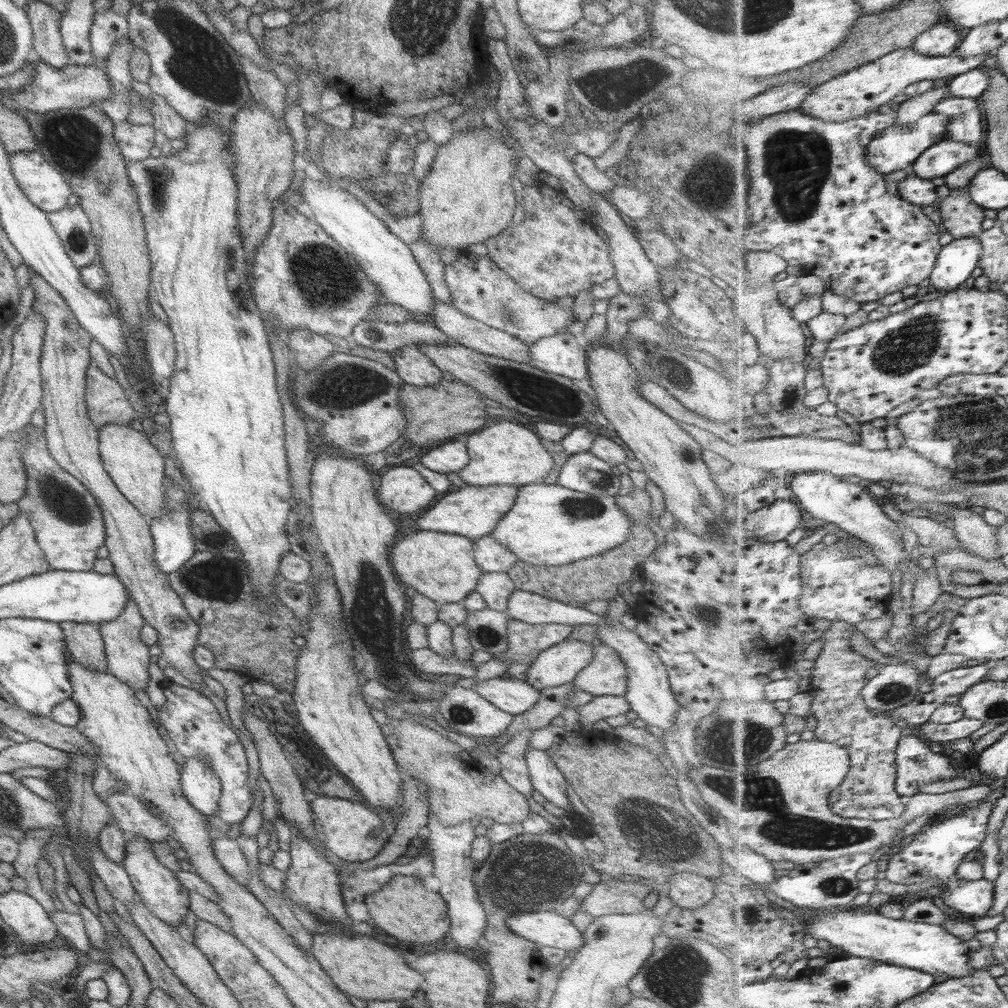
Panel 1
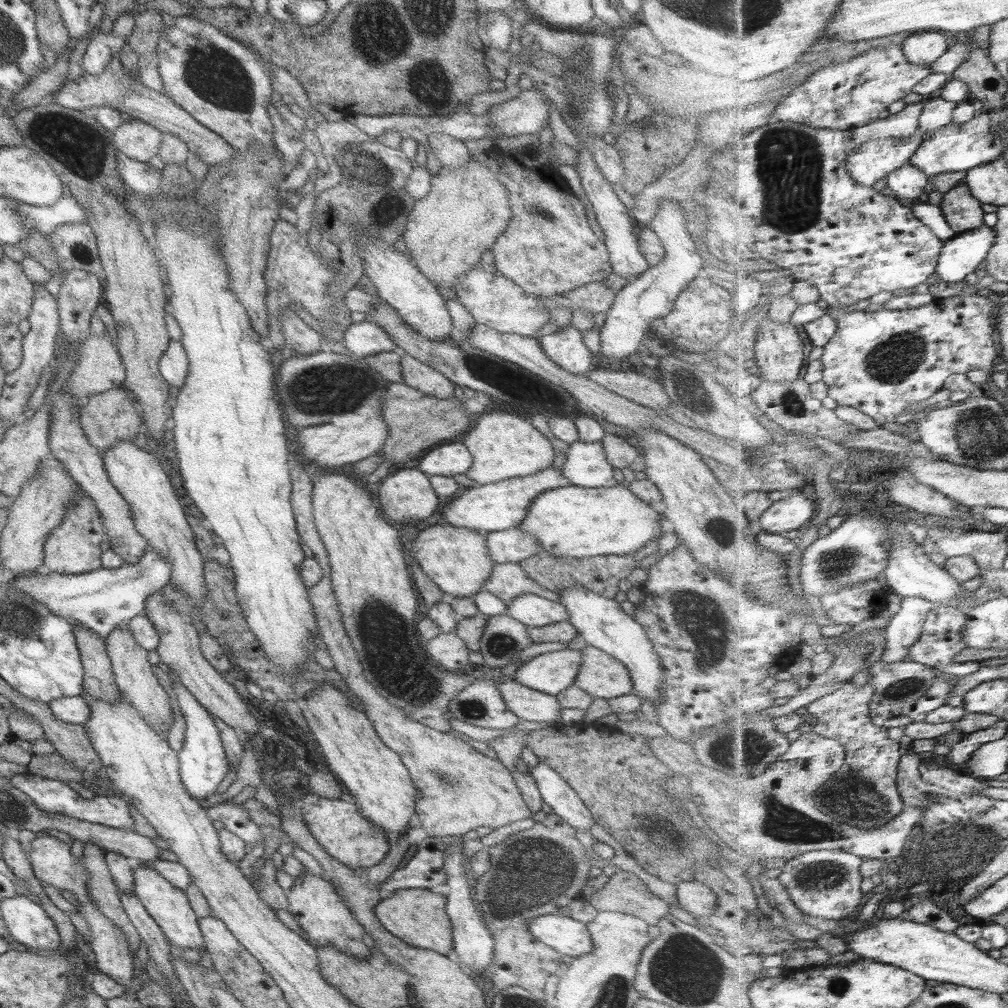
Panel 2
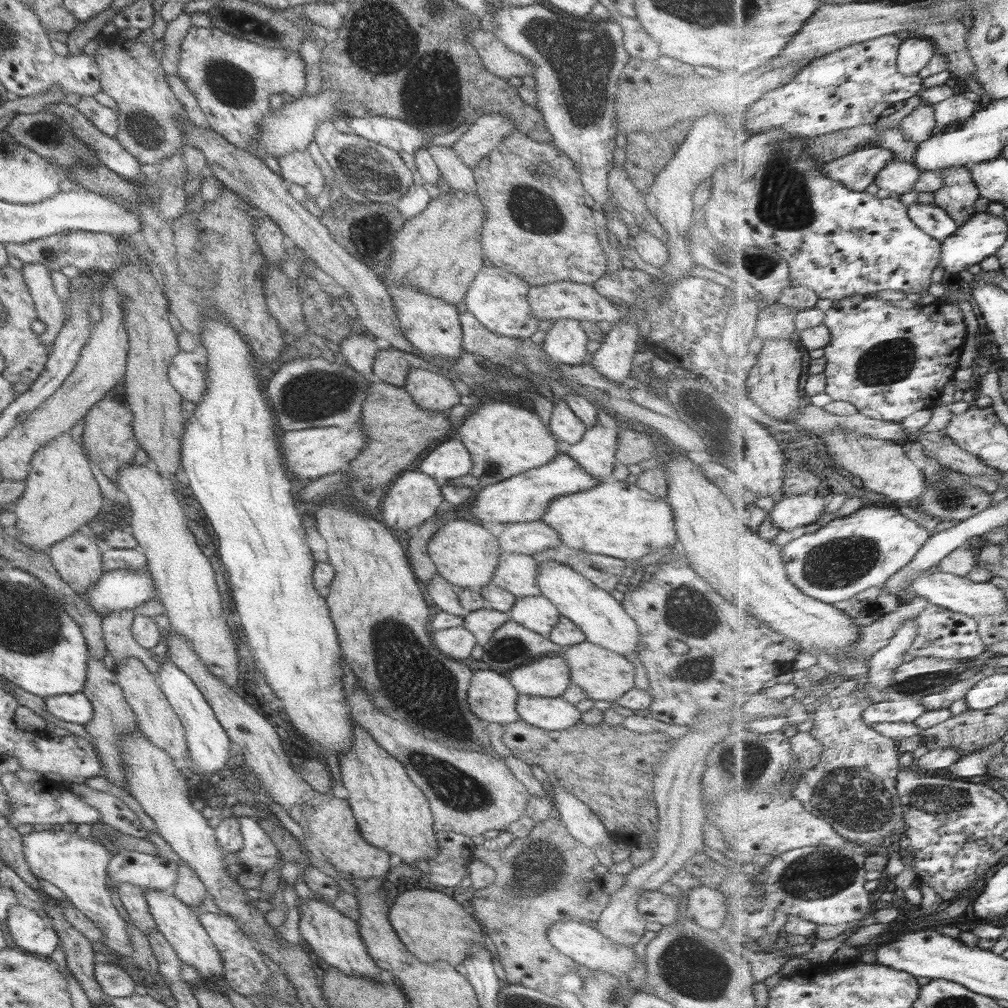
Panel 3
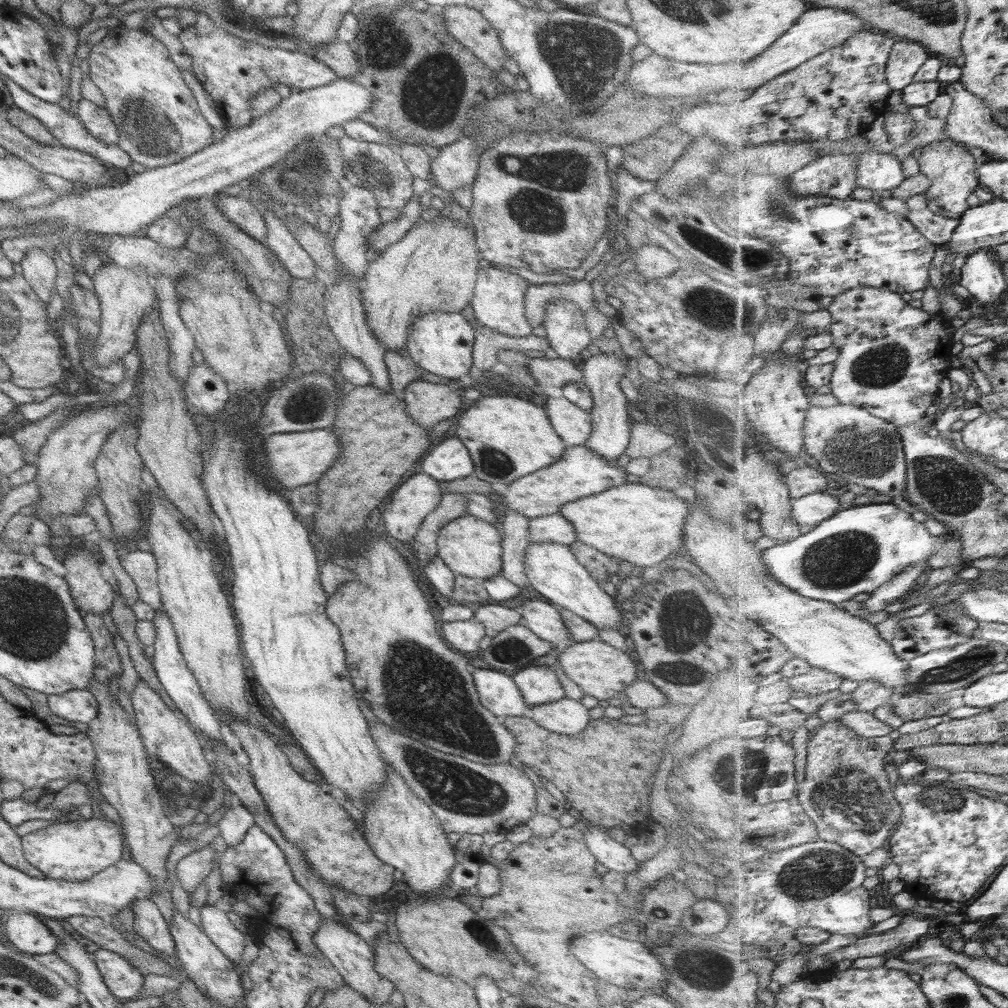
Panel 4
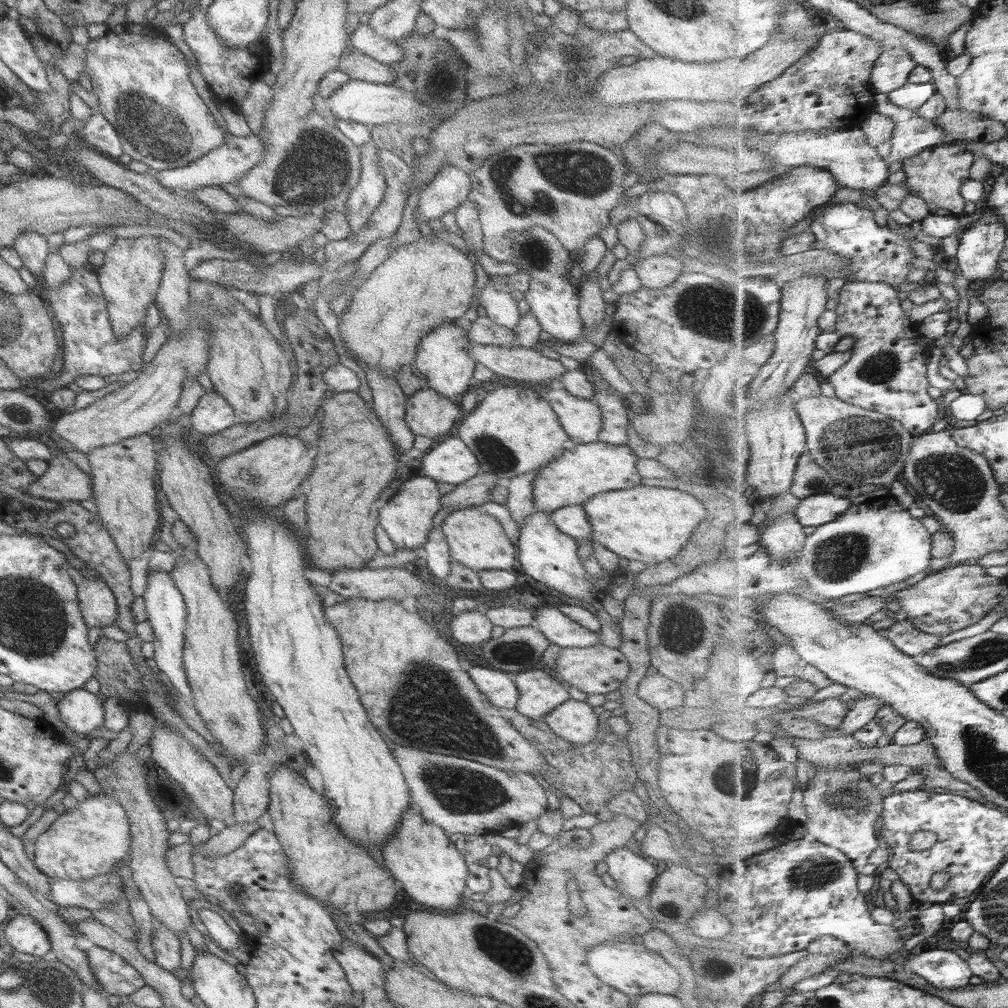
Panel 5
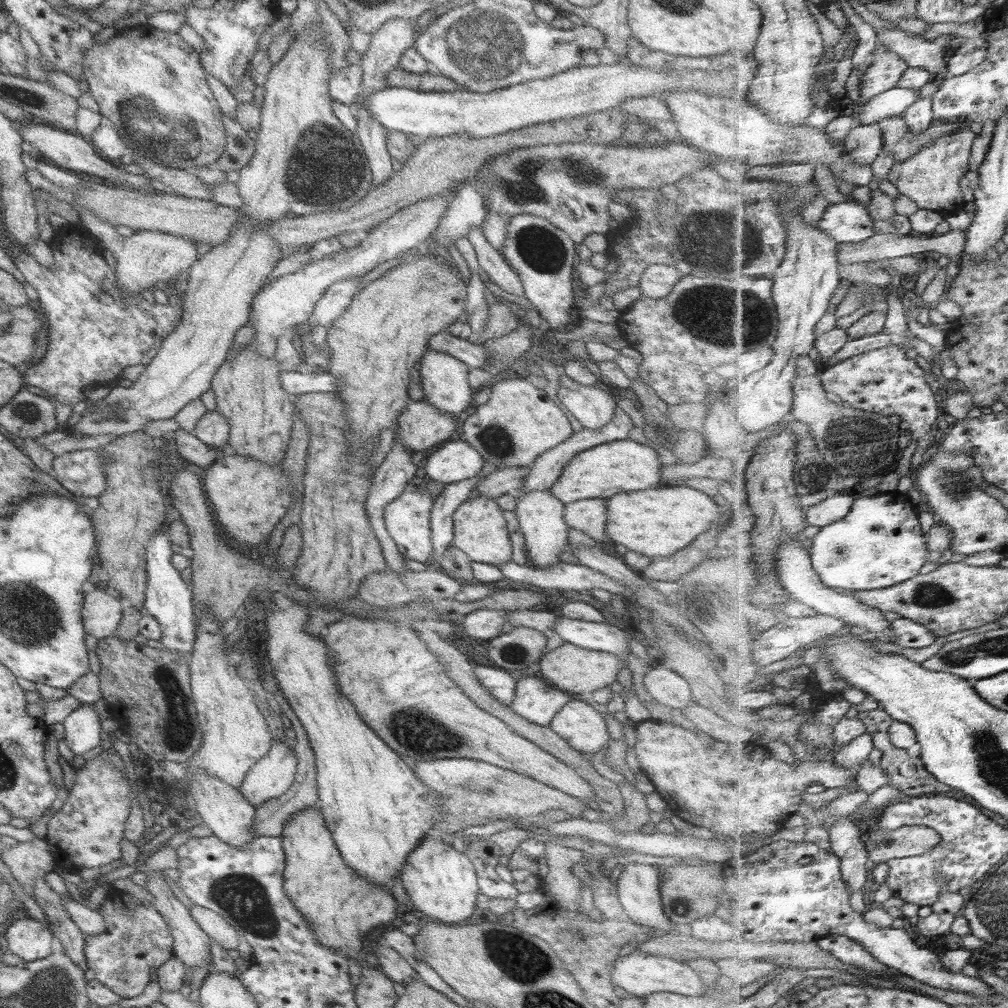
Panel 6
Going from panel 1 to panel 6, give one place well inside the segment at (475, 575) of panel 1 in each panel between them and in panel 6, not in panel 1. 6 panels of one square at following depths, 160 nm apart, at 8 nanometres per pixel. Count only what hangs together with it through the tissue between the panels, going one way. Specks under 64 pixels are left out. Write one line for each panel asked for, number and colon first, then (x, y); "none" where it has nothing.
2: (456, 559)
3: (464, 553)
4: (470, 547)
5: (476, 540)
6: (479, 530)

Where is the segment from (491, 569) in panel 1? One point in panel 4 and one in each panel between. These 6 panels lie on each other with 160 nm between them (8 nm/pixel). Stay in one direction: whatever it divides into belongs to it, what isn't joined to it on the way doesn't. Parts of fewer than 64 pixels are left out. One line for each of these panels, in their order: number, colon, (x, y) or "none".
2: (509, 546)
3: (528, 538)
4: (553, 528)

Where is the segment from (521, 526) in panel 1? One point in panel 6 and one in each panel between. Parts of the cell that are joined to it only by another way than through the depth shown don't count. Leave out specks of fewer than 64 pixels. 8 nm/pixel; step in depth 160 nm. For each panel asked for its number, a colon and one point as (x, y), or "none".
2: (568, 522)
3: (615, 519)
4: (642, 525)
5: (647, 524)
6: (657, 521)

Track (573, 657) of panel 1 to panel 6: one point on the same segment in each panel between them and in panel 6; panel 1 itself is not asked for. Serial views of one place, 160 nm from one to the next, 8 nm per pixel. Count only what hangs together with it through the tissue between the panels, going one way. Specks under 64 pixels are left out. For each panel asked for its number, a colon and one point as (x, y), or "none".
2: (550, 673)
3: (548, 676)
4: (537, 684)
5: (539, 692)
6: (534, 700)

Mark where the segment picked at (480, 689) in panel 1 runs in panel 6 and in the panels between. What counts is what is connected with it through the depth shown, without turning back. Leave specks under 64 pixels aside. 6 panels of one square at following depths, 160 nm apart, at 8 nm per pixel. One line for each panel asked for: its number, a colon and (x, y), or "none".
2: (528, 705)
3: (549, 714)
4: (564, 716)
5: (573, 721)
6: (583, 729)

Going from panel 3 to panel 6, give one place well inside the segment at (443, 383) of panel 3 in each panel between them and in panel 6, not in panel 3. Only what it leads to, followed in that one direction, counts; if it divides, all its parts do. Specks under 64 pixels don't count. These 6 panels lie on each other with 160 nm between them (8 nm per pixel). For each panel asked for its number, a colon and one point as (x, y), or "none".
4: (427, 404)
5: (427, 414)
6: (420, 426)

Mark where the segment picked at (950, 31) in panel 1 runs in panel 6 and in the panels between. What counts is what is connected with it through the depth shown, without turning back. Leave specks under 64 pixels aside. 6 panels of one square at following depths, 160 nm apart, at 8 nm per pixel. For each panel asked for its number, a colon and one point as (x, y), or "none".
2: (924, 48)
3: (914, 55)
4: (907, 57)
5: (892, 70)
6: (884, 74)

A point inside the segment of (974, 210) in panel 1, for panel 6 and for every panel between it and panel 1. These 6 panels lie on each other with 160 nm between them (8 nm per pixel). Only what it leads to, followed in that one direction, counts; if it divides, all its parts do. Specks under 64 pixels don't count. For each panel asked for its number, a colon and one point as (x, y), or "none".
2: (961, 207)
3: (959, 193)
4: (954, 173)
5: (937, 174)
6: (932, 177)

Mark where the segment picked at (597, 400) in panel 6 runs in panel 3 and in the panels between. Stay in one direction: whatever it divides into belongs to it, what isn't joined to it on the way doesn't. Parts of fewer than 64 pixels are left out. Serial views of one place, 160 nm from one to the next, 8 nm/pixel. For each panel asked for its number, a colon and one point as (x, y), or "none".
3: (563, 424)
4: (573, 425)
5: (579, 418)

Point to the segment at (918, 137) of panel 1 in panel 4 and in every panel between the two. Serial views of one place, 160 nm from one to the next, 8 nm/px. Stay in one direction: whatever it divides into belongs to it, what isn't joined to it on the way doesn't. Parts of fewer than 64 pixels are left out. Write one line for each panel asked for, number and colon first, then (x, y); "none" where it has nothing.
2: (875, 159)
3: (857, 170)
4: (830, 175)

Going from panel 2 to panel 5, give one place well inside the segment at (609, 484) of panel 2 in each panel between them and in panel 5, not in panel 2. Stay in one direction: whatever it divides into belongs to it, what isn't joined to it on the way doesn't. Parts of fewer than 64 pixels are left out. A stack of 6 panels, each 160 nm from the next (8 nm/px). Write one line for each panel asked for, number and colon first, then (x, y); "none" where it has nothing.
3: (594, 452)
4: (609, 436)
5: (614, 417)

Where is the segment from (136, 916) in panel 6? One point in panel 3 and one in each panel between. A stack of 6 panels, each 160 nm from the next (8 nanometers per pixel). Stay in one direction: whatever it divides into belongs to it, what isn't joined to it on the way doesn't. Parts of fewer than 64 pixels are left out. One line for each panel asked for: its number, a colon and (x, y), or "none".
3: (114, 982)
4: (122, 980)
5: (112, 973)

